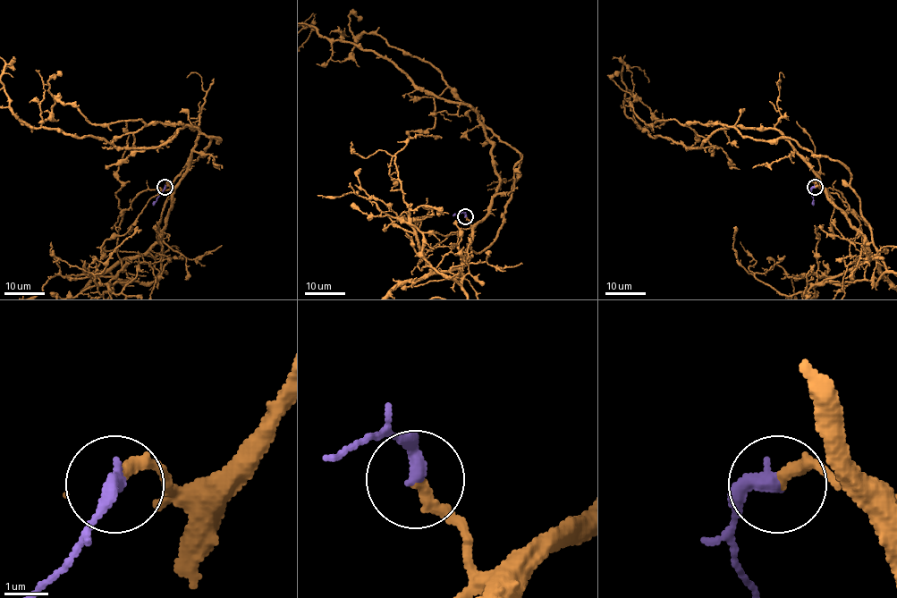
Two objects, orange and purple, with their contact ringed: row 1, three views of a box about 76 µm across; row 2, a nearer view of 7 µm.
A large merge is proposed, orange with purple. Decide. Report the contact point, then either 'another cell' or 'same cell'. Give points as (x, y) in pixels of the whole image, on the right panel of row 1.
at (815, 187); same cell

